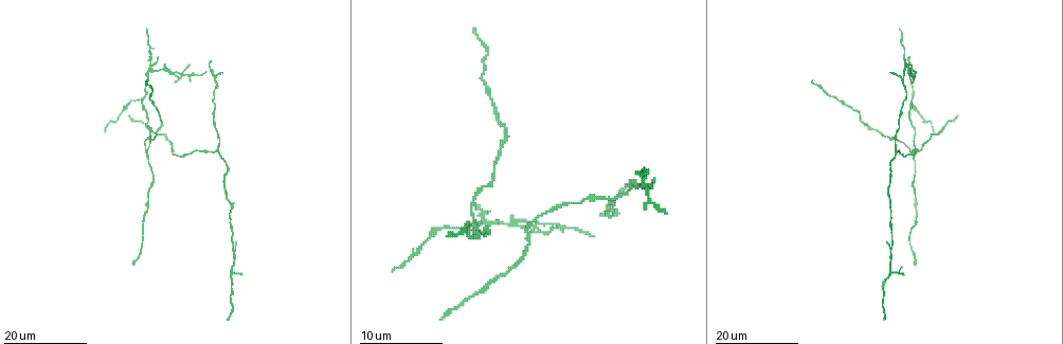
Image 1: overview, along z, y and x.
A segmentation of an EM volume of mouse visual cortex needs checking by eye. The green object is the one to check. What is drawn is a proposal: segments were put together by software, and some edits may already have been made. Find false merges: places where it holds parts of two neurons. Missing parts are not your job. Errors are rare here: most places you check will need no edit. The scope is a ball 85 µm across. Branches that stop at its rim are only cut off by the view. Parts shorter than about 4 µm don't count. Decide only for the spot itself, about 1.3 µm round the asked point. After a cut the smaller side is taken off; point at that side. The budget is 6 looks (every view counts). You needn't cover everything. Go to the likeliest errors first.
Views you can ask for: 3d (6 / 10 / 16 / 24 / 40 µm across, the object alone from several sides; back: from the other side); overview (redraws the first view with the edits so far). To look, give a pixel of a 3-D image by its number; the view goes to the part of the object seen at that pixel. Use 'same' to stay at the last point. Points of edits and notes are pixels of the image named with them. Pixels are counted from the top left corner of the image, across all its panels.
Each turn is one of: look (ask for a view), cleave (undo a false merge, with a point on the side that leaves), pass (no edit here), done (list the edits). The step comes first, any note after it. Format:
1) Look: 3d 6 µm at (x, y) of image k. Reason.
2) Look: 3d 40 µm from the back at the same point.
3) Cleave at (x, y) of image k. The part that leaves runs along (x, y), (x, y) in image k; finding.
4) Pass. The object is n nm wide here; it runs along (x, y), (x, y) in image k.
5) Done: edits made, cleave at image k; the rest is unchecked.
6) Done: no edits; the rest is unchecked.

Look: 3d 24 µm at (148, 68) of image 1.

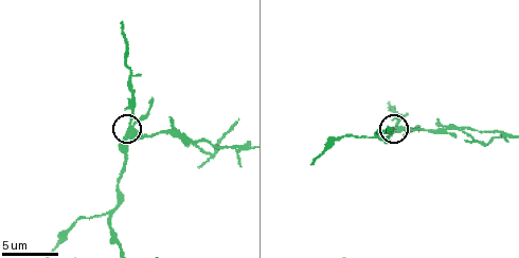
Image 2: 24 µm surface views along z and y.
Look: 3d 10 µm at (128, 132) of image 2.

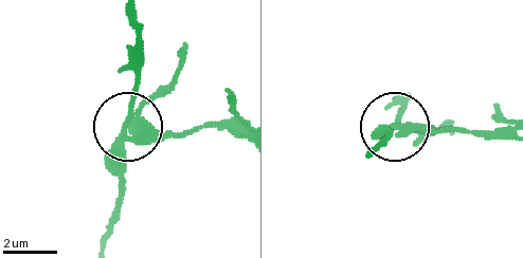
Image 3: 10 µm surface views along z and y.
Cleave at (174, 137) of image 3. The object is 320 nm wide here; the part that leaves runs along (407, 127), (507, 133) in image 3; a second neuron is stuck on.

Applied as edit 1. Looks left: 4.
Look: overview.

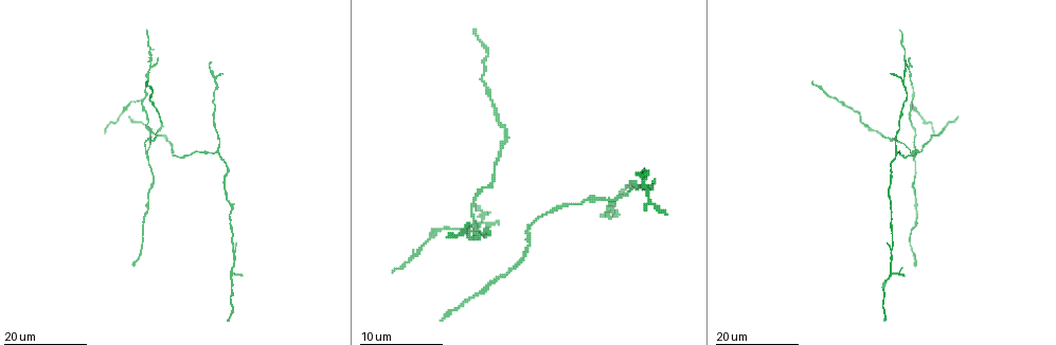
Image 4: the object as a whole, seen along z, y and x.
Look: 3d 16 µm at (148, 157) of image 4. Side arm on a straight run.

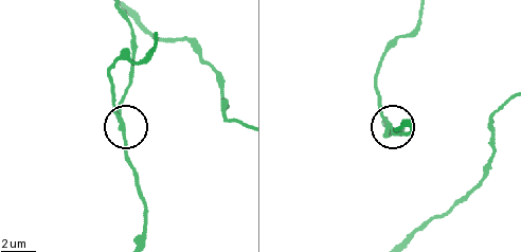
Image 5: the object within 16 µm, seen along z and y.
Look: 3d 10 µm at (387, 123) of image 5.

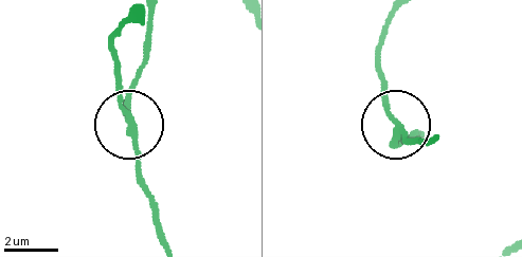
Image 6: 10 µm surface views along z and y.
Pass. Continuous, no second neuron.

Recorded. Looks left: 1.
Look: 3d 6 µm at (372, 138) of image 2. Three-way junction.

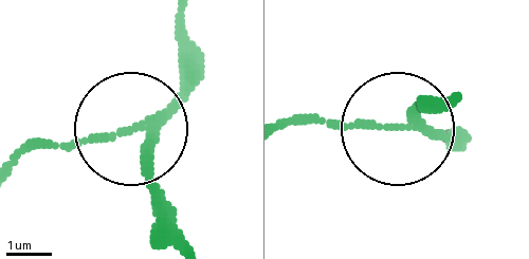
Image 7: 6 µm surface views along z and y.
Pass. The object is 150 nm wide here; continuous, no second neuron.

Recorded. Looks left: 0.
Done: edits made, cleave at image 3; the rest is unchecked.

